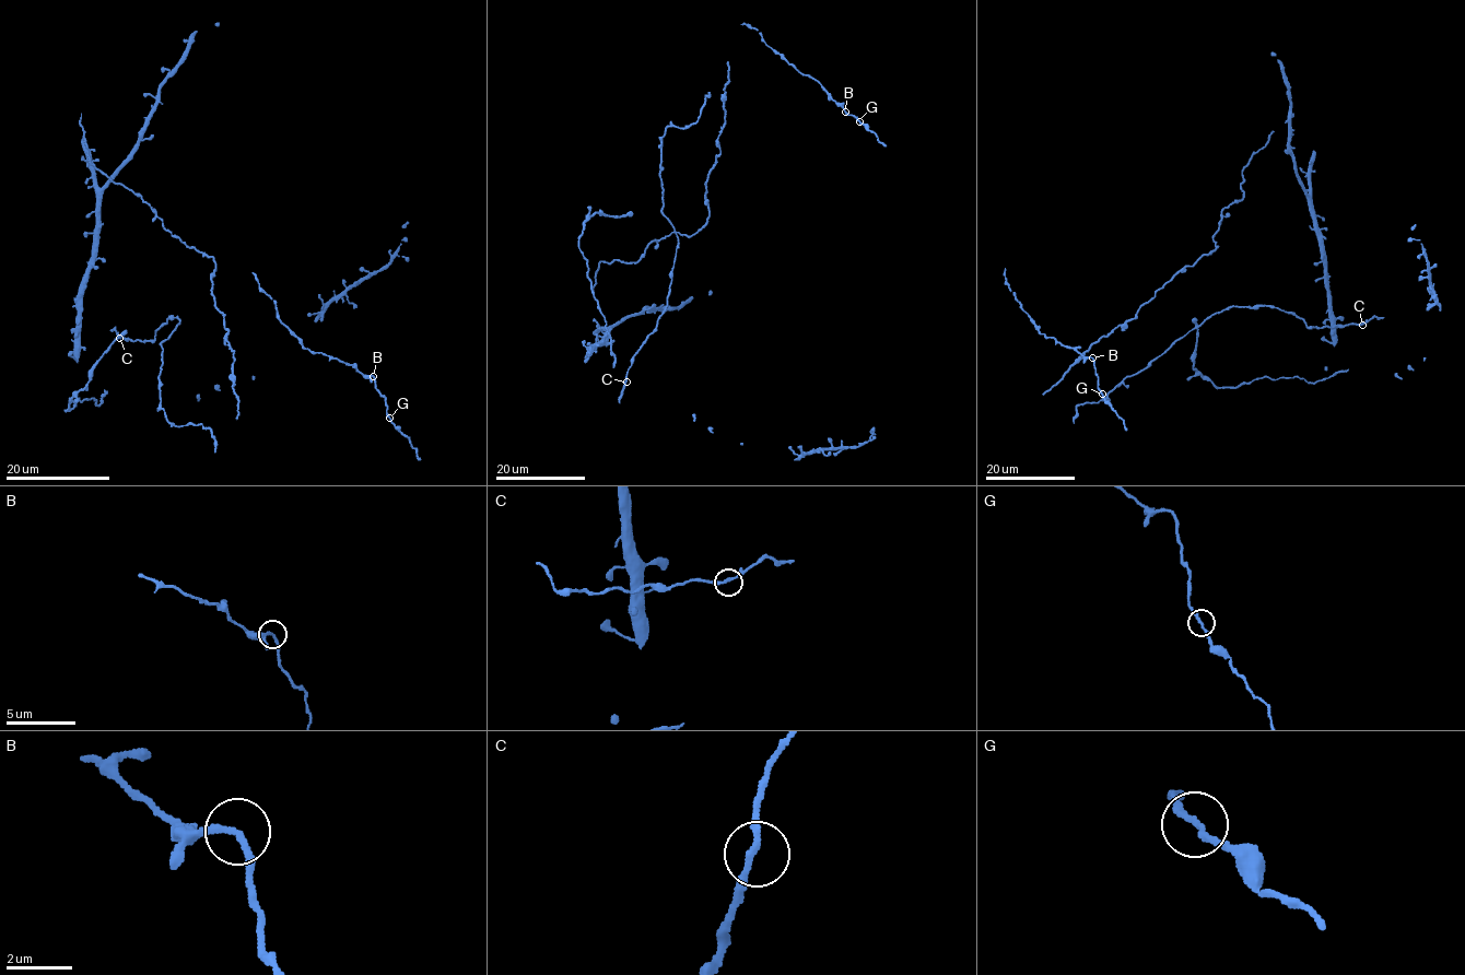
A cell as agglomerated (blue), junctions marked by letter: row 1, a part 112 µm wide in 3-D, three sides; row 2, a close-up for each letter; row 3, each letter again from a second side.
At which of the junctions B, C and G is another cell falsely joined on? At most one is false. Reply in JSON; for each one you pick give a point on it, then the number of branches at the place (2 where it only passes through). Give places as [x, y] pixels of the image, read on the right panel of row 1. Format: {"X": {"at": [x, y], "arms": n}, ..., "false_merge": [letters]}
{"false_merge": []}

